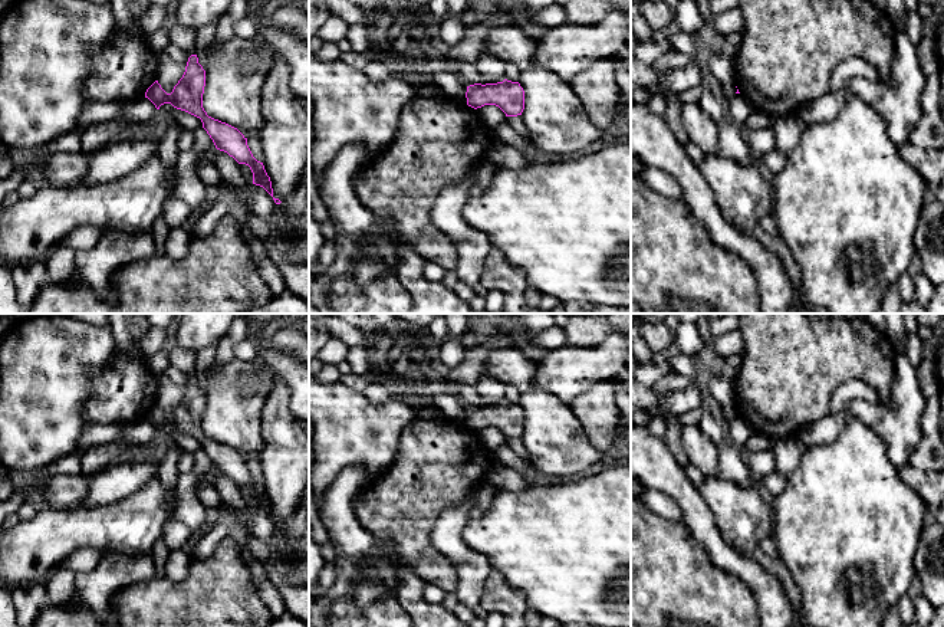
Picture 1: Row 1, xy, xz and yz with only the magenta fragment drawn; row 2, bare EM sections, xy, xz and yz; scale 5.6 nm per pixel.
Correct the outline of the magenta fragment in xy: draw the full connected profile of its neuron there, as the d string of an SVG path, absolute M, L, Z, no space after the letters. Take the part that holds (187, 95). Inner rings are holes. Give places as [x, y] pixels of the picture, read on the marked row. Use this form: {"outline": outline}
{"outline": "M197 55L188 58L185 72L171 93L167 93L158 81L155 81L145 92L157 109L164 104L185 111L201 119L203 128L213 139L217 150L227 152L239 164L246 164L253 173L253 184L263 187L272 197L273 188L263 163L257 161L249 145L247 138L234 127L214 119L207 115L203 108L203 93L205 86L205 70L198 63Z"}

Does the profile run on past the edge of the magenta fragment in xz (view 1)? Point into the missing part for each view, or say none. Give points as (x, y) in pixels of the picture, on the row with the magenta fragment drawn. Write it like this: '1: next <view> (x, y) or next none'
1: next none

